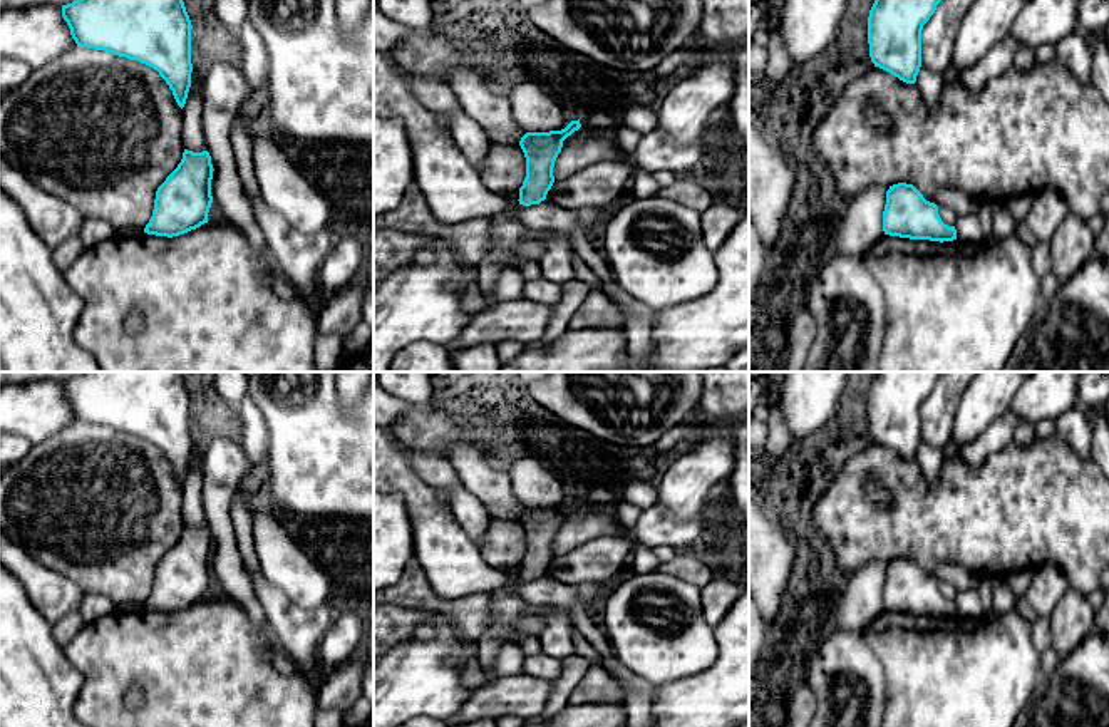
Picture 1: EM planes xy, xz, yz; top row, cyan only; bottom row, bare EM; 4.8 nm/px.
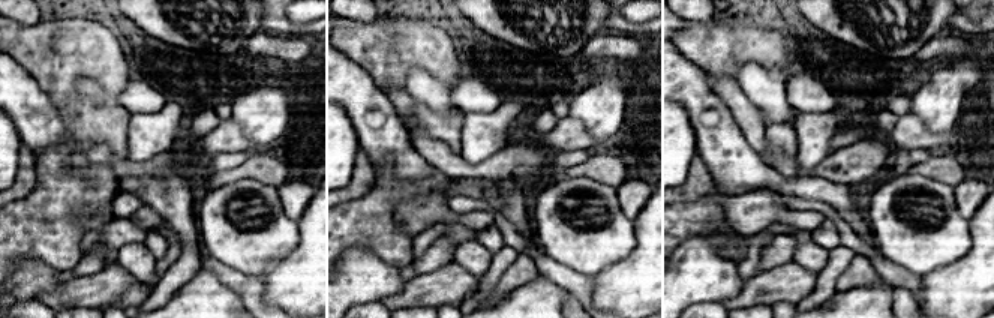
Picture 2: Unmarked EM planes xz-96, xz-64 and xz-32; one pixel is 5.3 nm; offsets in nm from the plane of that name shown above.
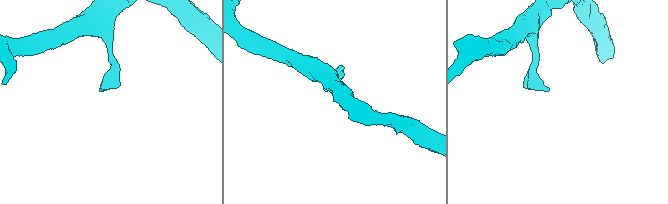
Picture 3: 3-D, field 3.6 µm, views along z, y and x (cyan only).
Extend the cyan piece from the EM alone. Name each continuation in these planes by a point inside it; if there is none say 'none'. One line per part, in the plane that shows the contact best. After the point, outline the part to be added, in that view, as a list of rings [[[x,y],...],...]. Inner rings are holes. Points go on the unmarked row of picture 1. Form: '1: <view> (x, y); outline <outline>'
none

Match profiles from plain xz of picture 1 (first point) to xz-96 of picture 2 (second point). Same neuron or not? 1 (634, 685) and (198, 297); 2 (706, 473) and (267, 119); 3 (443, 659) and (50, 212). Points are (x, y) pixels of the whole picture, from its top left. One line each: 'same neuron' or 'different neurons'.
1: different neurons
2: same neuron
3: different neurons

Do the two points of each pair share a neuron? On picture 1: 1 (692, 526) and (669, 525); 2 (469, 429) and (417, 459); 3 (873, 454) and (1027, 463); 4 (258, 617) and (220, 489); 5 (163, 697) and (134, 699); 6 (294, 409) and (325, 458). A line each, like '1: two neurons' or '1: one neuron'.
1: one neuron
2: two neurons
3: one neuron
4: one neuron
5: two neurons
6: one neuron

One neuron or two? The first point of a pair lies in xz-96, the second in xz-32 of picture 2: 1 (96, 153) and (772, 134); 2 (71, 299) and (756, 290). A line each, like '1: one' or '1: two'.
1: two
2: one

